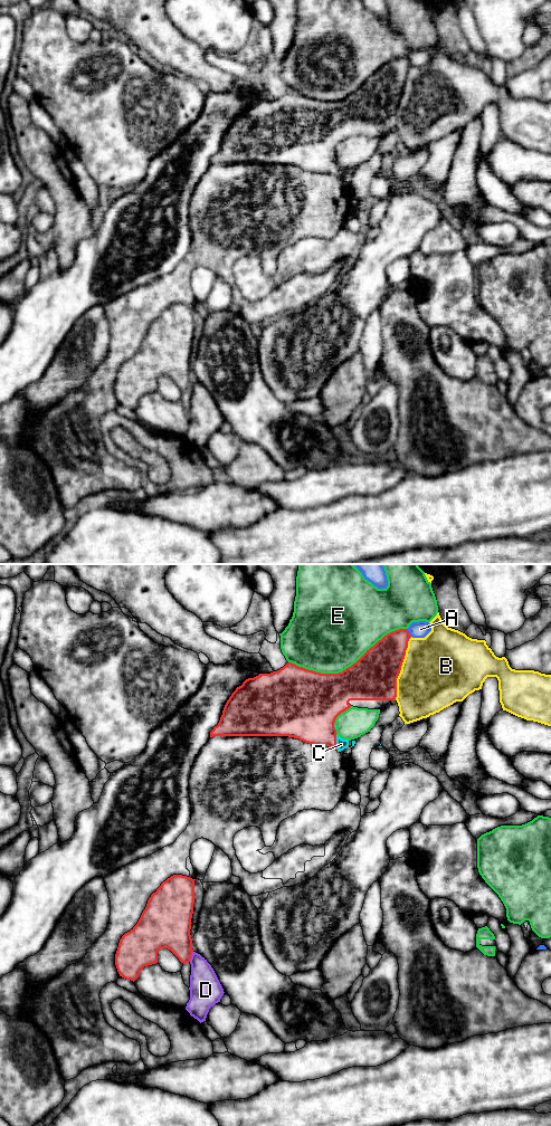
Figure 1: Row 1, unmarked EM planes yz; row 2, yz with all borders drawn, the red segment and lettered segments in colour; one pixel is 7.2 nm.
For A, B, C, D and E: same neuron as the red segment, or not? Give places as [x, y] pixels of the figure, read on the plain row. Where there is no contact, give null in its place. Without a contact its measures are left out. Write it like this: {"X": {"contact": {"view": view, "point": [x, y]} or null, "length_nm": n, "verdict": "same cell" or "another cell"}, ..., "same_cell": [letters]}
{"A": {"contact": {"view": "yz", "point": [408, 60]}, "length_nm": 70, "verdict": "another cell"}, "B": {"contact": {"view": "yz", "point": [400, 96]}, "length_nm": 480, "verdict": "another cell"}, "C": {"contact": {"view": "yz", "point": [335, 171]}, "length_nm": 110, "verdict": "same cell"}, "D": {"contact": {"view": "yz", "point": [190, 384]}, "length_nm": 80, "verdict": "another cell"}, "E": {"contact": {"view": "yz", "point": [349, 95]}, "length_nm": 900, "verdict": "another cell"}, "same_cell": ["C"]}

